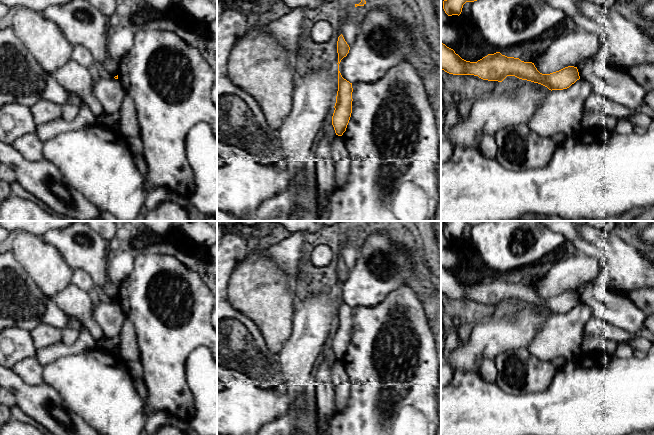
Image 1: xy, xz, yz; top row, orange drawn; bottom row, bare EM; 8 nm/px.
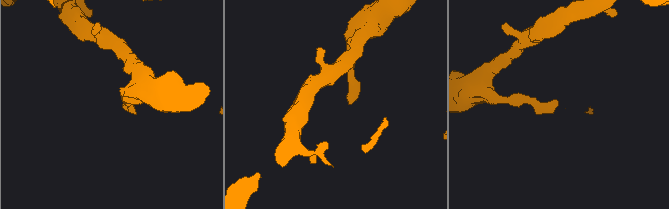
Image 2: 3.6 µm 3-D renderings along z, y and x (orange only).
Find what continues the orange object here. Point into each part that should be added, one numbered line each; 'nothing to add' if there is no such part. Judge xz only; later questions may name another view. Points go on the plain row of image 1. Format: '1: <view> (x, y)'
nothing to add

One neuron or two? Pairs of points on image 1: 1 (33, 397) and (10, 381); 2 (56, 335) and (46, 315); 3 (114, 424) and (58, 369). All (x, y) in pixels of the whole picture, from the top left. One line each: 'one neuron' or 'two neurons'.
1: one neuron
2: two neurons
3: one neuron

